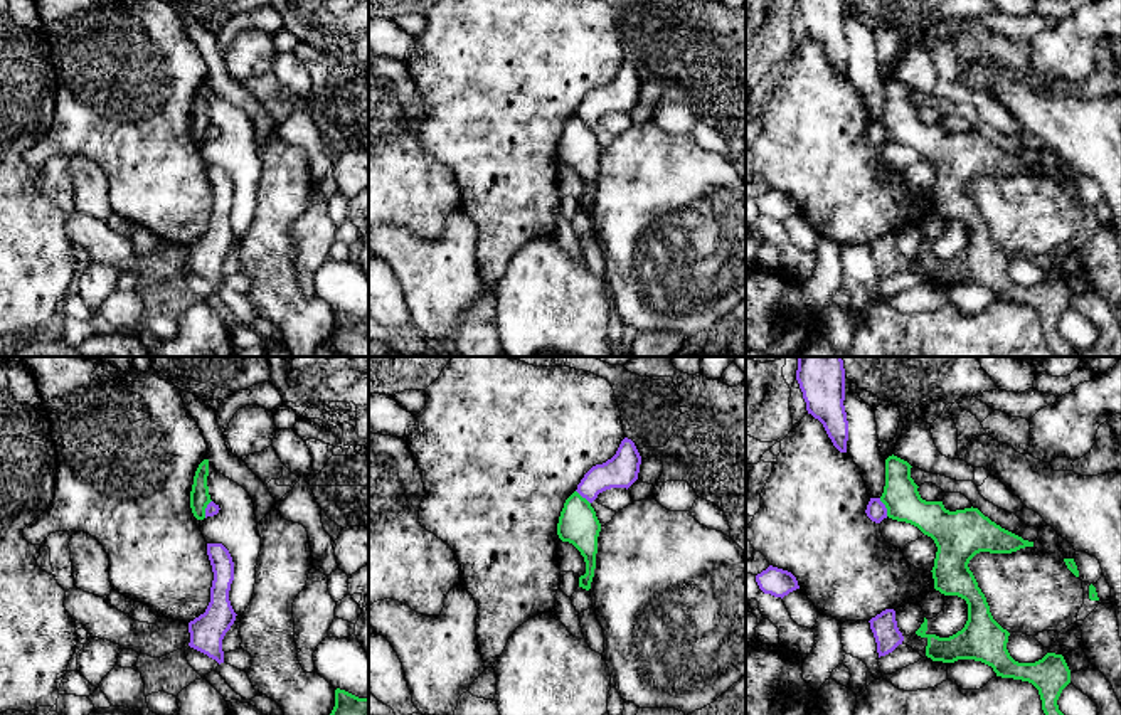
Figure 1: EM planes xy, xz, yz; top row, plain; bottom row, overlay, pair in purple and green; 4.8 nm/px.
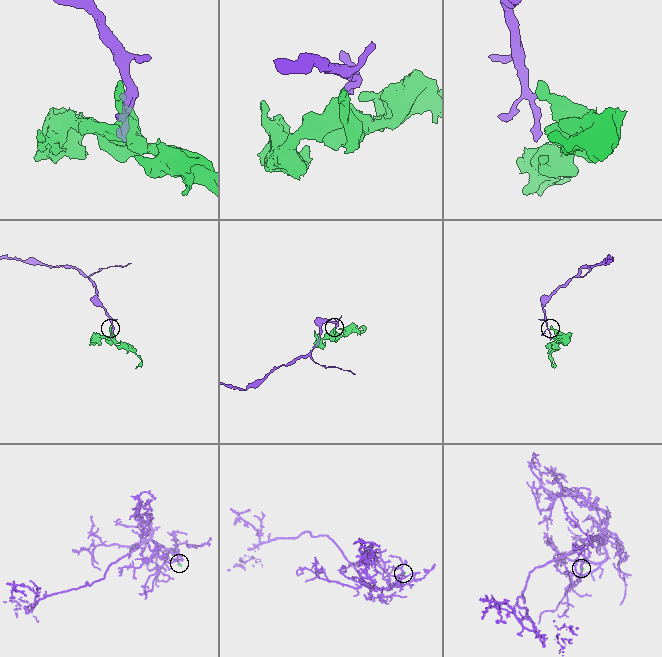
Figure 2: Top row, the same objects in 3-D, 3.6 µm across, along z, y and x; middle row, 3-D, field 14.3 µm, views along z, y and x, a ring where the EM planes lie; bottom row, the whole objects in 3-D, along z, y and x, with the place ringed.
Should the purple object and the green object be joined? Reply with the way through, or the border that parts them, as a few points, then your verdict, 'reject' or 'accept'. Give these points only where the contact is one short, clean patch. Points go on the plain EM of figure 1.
along yz (879, 121), (887, 138) | reject

